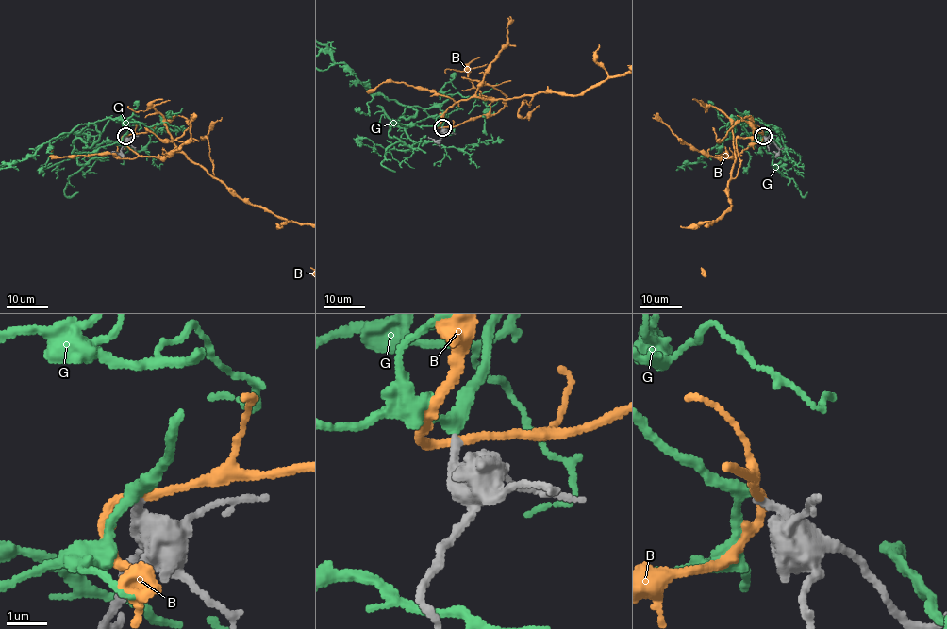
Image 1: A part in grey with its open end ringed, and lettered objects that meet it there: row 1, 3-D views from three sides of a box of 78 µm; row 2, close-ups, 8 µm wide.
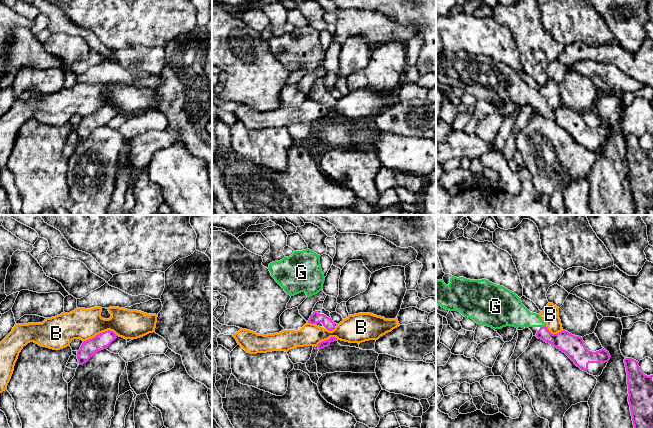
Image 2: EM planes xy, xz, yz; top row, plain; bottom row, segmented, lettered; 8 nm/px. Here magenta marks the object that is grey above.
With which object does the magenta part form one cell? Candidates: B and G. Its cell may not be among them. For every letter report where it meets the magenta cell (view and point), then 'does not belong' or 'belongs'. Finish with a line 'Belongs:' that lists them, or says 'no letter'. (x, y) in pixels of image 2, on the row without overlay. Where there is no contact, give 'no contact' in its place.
B: xy (100, 109) | does not belong
G: yz (542, 103) | belongs
Belongs: G

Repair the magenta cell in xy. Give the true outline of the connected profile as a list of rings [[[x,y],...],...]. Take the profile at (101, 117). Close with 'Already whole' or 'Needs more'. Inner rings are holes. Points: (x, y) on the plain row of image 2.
[[[108,106],[84,117],[77,127],[79,141],[86,139],[95,129],[107,125],[116,114],[117,111],[113,107]]]. Already whole

